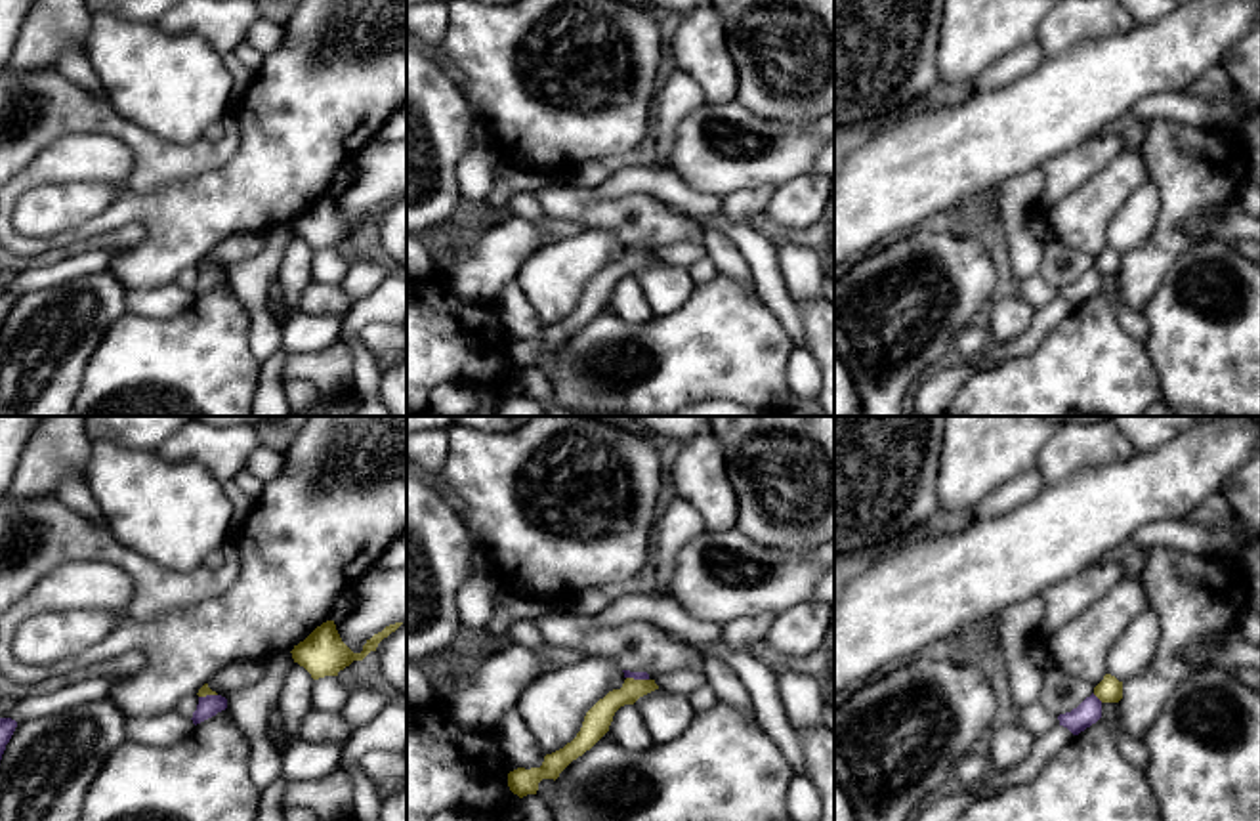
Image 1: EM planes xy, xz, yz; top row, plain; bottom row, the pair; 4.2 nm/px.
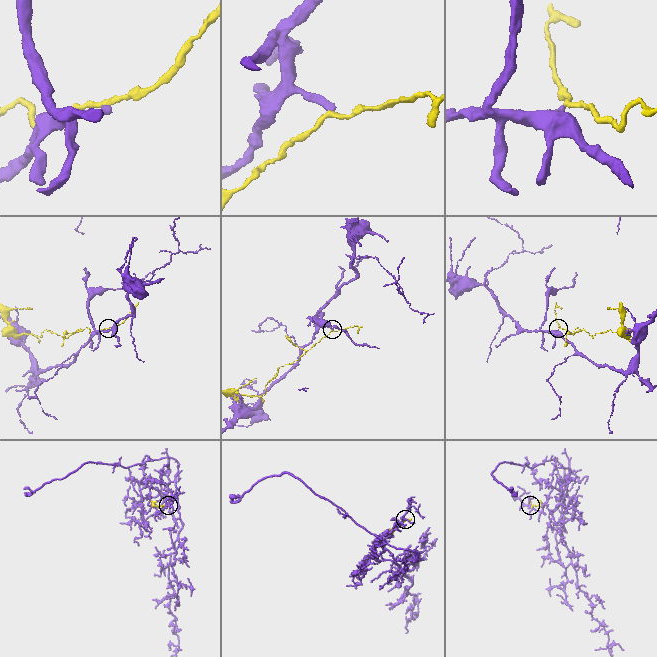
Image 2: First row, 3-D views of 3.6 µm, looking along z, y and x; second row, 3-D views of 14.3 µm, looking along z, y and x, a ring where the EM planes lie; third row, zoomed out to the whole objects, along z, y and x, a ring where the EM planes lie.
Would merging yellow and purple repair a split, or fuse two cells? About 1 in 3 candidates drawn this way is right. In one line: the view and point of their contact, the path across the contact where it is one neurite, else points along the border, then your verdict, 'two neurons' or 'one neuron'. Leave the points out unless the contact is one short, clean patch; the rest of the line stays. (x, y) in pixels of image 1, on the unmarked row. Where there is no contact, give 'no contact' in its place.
meets yellow in yz at (1098, 270); border along yz (1092, 266), (1102, 273); two neurons

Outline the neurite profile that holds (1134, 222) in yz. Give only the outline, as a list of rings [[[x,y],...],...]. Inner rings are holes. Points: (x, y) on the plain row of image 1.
[[[1151,178],[1117,212],[1107,231],[1107,246],[1123,256],[1140,248],[1153,235],[1159,210],[1159,189]]]

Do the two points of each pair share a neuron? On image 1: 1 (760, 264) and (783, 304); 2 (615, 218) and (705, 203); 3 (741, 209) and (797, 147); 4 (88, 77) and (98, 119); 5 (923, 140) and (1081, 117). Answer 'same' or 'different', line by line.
1: same
2: different
3: different
4: different
5: same

